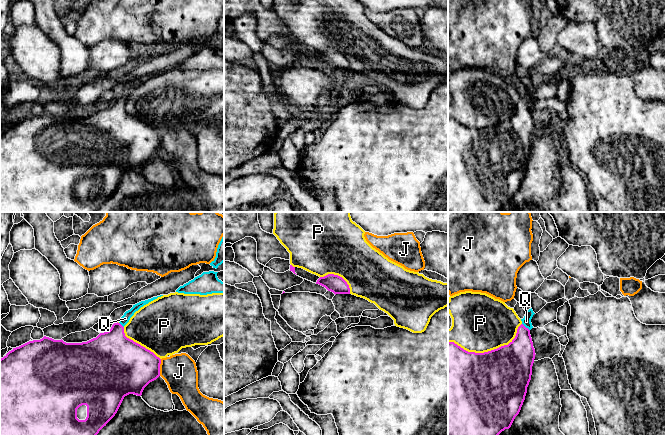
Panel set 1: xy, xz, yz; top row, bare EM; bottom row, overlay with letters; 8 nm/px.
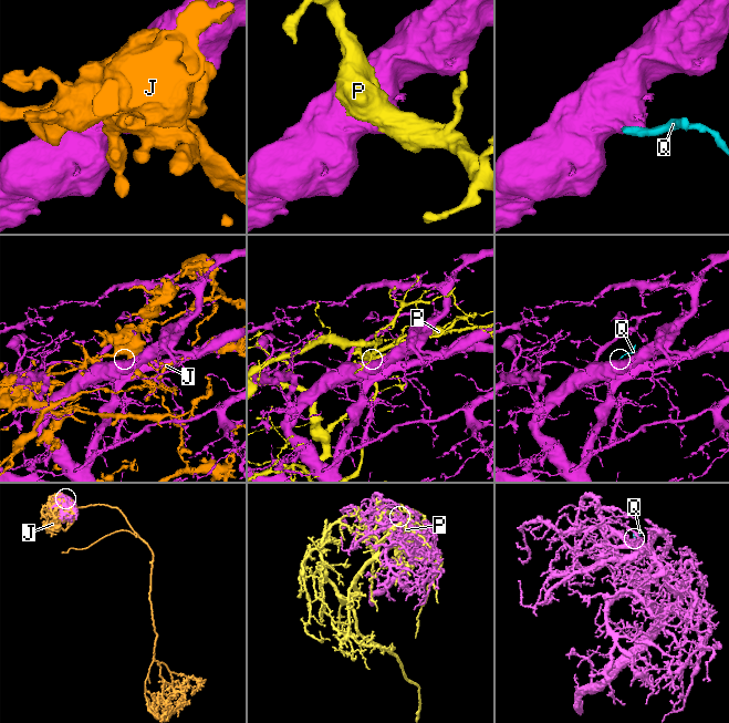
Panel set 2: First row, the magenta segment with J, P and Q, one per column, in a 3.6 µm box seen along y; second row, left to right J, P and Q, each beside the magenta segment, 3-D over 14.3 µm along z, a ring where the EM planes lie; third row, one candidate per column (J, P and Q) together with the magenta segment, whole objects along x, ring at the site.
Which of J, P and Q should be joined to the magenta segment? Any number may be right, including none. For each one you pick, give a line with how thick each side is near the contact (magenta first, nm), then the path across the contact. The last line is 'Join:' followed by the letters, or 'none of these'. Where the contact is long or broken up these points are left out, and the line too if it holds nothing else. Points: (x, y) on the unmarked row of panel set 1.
Q: calibres 260 and 80 nm; way yz (517, 133), (521, 126), (525, 103), (526, 97)
Join: Q

